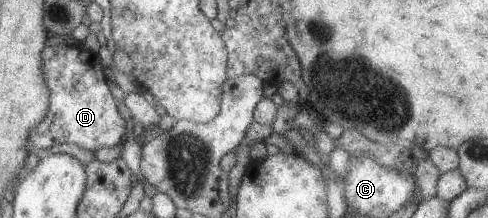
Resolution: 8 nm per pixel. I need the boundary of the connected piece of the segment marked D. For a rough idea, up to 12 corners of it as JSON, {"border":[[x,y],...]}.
{"border":[[67,43],[41,50],[49,89],[35,148],[122,143],[97,53]]}

